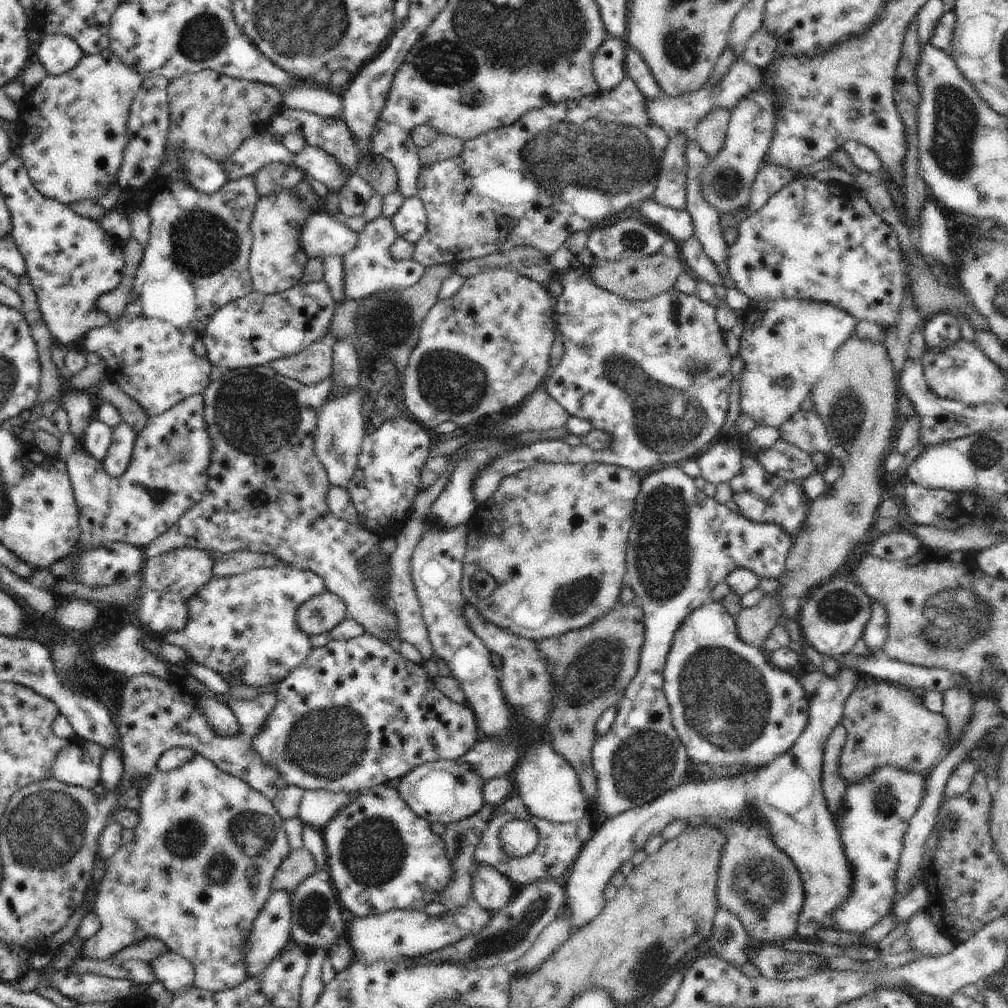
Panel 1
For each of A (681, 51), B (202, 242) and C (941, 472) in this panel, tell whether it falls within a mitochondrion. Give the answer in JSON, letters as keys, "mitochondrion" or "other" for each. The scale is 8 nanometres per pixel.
{"A":"mitochondrion","B":"mitochondrion","C":"other"}

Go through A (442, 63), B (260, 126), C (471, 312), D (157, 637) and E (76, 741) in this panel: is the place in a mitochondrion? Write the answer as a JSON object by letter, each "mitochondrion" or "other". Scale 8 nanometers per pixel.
{"A":"mitochondrion","B":"other","C":"other","D":"other","E":"other"}

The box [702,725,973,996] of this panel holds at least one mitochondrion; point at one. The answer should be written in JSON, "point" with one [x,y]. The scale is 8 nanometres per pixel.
{"point":[760,884]}

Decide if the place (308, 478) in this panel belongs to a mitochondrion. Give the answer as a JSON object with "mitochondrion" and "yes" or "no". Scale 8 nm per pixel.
{"mitochondrion":"no"}

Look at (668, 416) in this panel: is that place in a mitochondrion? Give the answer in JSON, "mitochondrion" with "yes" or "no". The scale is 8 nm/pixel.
{"mitochondrion":"yes"}

